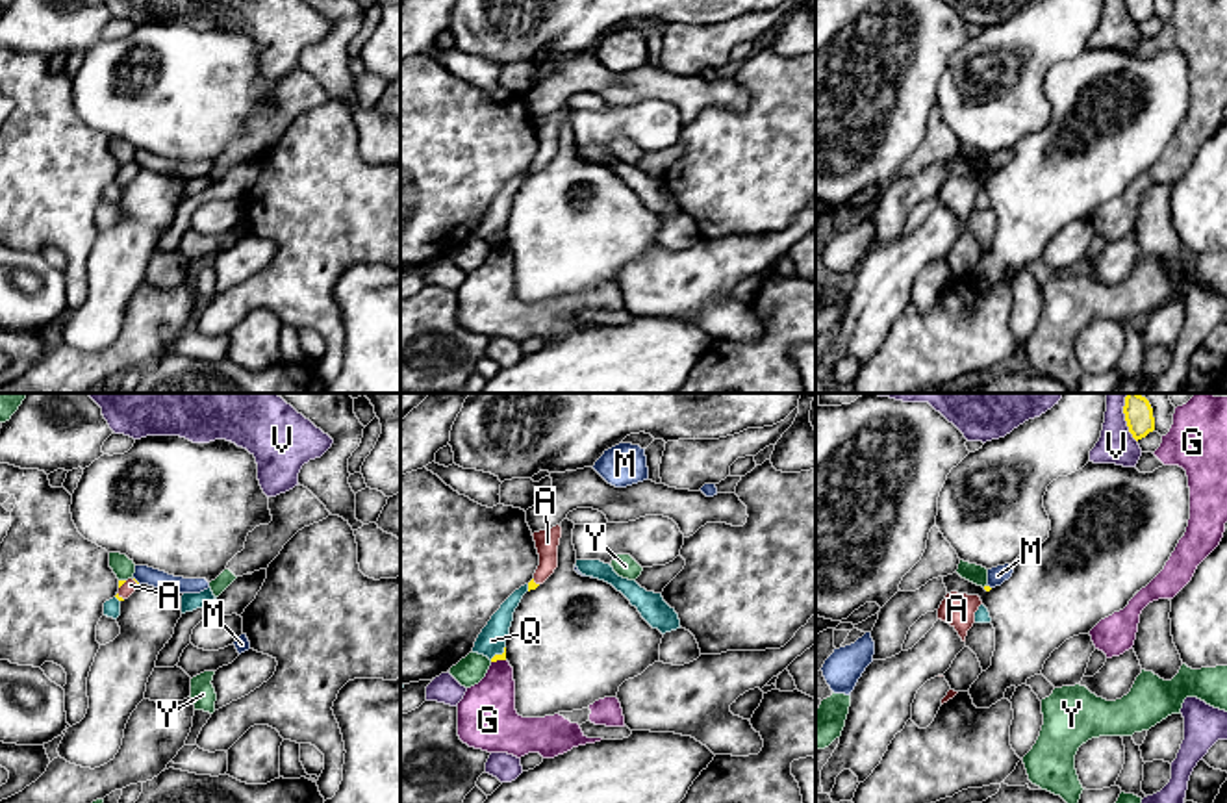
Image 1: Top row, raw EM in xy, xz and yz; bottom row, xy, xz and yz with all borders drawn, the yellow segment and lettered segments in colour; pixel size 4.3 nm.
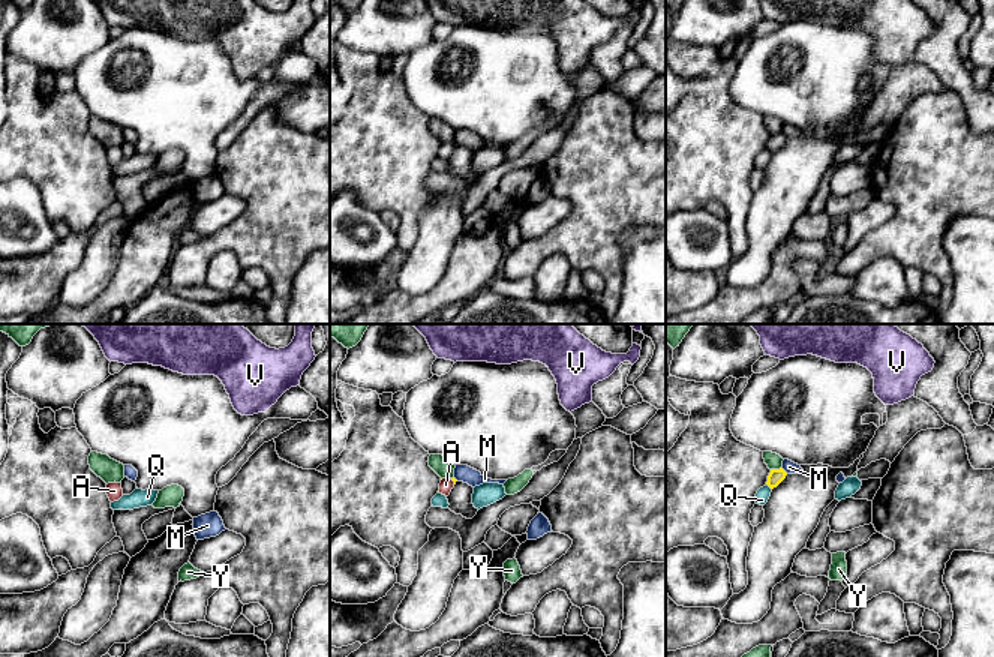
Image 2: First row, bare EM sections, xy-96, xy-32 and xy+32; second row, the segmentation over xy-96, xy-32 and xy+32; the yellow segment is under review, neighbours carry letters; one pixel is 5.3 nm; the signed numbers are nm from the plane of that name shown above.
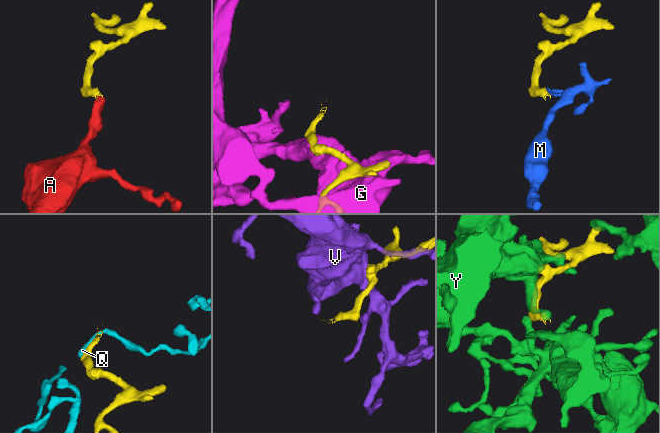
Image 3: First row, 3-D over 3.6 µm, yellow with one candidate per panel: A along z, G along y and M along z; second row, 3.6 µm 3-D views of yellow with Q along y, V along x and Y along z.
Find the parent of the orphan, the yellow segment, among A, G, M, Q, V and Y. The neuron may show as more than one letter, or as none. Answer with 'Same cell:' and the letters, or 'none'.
Same cell: A

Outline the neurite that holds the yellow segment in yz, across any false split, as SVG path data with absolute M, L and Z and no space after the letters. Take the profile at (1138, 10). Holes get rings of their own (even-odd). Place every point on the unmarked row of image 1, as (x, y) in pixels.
M1125 0L1129 17L1138 26L1145 22L1149 17L1155 15L1155 2L1153 0Z

